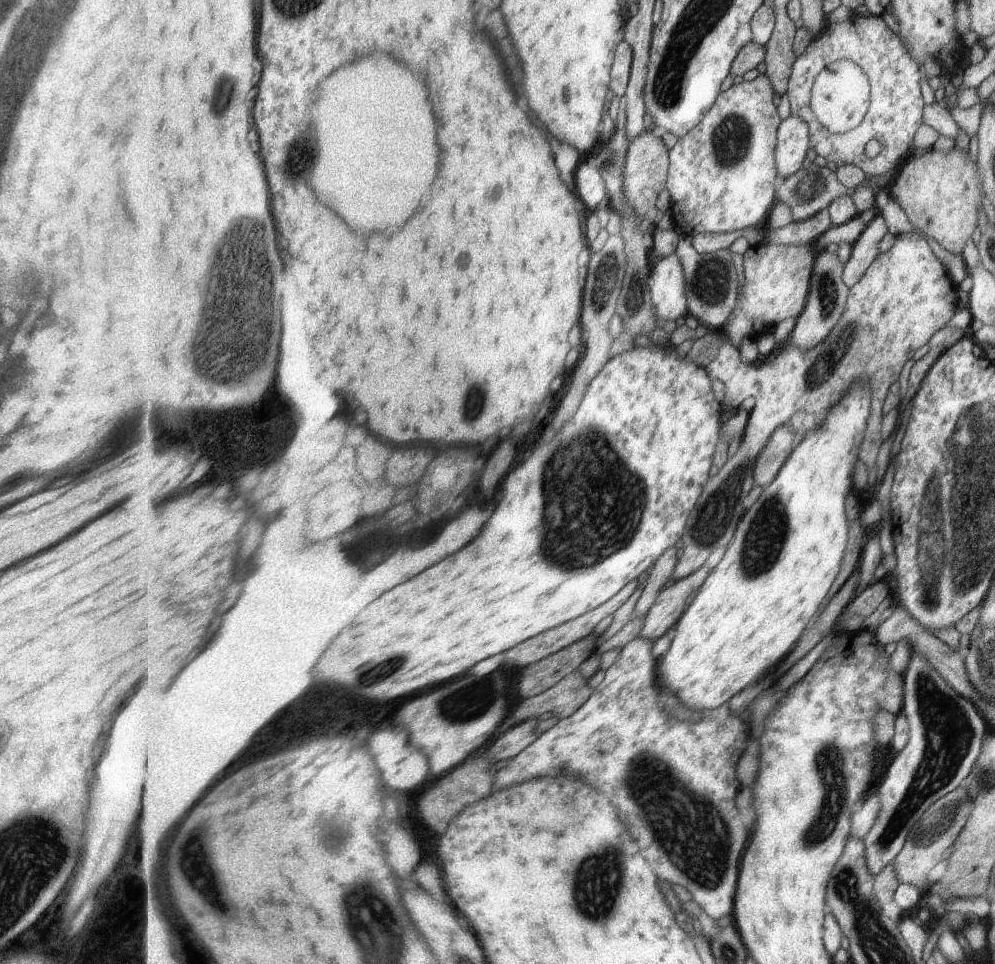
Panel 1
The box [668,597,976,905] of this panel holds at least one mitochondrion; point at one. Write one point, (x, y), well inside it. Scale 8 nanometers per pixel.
(827, 762)

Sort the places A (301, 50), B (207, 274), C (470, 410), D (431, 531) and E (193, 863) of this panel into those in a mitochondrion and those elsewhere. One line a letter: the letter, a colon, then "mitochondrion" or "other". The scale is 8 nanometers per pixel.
A: other
B: mitochondrion
C: mitochondrion
D: other
E: mitochondrion

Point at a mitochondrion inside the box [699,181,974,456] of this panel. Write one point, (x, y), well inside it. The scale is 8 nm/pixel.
(826, 365)

